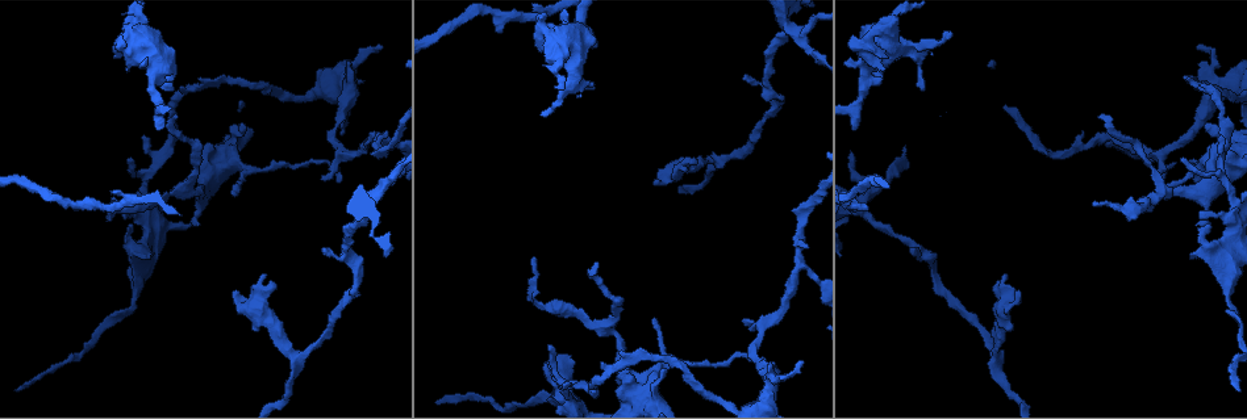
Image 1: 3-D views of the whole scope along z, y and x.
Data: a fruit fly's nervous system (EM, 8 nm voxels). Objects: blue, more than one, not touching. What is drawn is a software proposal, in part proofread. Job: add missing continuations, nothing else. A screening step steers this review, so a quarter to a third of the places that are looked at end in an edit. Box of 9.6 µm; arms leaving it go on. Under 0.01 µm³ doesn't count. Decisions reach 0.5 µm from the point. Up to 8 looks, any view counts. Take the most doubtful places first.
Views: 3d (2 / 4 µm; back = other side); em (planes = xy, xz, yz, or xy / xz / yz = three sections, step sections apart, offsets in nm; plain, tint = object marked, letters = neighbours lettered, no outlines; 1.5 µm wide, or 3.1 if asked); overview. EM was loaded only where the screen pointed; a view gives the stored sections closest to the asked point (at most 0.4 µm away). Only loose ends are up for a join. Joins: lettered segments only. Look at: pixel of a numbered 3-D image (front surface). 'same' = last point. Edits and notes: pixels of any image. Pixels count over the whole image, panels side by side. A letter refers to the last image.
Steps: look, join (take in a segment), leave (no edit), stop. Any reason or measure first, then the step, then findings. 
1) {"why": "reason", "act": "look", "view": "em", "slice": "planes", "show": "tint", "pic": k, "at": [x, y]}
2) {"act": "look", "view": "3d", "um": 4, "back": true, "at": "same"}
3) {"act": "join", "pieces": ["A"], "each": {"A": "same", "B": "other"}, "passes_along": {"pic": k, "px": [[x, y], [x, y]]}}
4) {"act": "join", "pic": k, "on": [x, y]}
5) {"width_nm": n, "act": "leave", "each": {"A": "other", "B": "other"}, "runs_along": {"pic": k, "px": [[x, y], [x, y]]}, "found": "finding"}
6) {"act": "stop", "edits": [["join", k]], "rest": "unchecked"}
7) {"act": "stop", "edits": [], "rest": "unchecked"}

{"why": "free end", "act": "look", "view": "3d", "um": 2, "pic": 1, "at": [379, 48]}

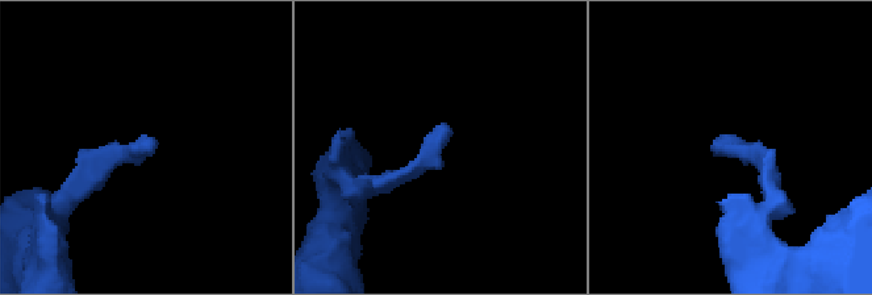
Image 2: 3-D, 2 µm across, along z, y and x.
{"act": "look", "view": "em", "slice": "planes", "show": "letters", "pic": 2, "at": [443, 123]}

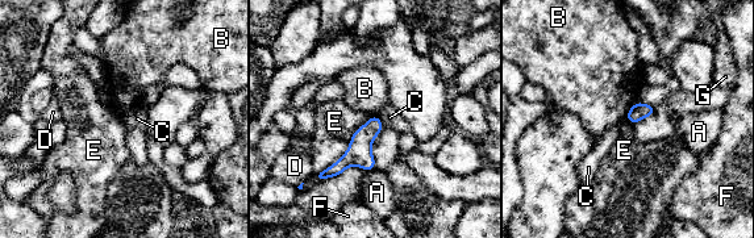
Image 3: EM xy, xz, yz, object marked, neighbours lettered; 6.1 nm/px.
{"act": "leave", "each": {"A": "other", "B": "other", "C": "other", "D": "other", "E": "other", "F": "other", "G": "other"}, "runs_along": {"pic": 3, "px": [[379, 125], [337, 168], [323, 175]]}, "found": "no lettered segment goes on from it"}

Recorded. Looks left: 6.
{"act": "look", "view": "em", "slice": "xy", "step": 8, "show": "letters", "pic": 1, "at": [1194, 256]}

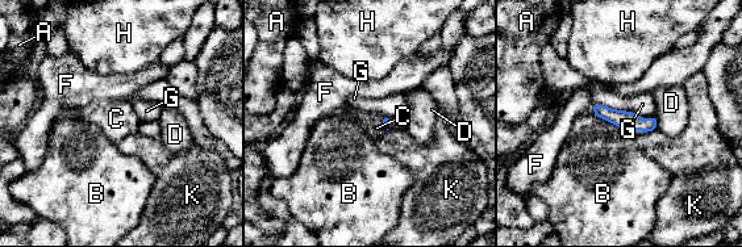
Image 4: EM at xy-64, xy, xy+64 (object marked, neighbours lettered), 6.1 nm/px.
{"act": "leave", "each": {"A": "other", "B": "other", "C": "other", "D": "other", "F": "other", "G": "other", "H": "other", "K": "other"}, "runs_along": {"pic": 4, "px": [[595, 109], [628, 121], [654, 124]]}, "found": "none of them fits"}

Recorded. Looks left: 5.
{"why": "free end", "act": "look", "view": "em", "slice": "planes", "show": "tint", "pic": 1, "at": [156, 129]}

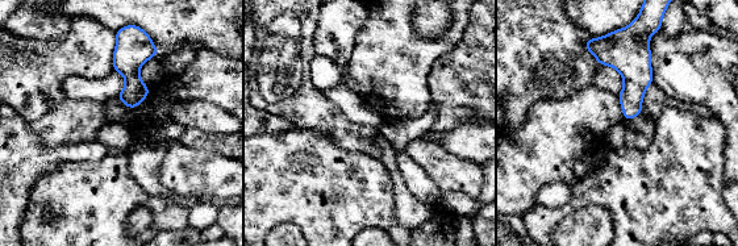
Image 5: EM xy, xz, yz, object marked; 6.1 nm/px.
{"why": "what lies round it", "act": "look", "view": "em", "slice": "planes", "show": "letters", "at": "same"}

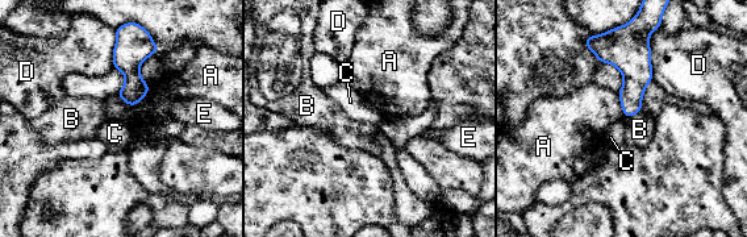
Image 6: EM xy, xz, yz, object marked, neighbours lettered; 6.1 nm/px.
{"act": "leave", "each": {"A": "other", "B": "other", "C": "other", "D": "other", "E": "other"}, "border": {"pic": 6, "px": [[652, 79], [642, 107], [624, 117]]}, "found": "no lettered segment goes on from it"}

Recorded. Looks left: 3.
{"act": "stop", "edits": [], "rest": "unchecked"}

